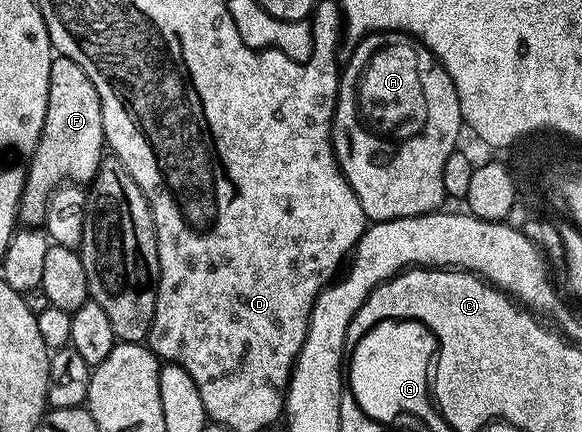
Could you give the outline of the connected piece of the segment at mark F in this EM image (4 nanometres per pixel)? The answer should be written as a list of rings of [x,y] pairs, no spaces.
[[[56,55],[50,65],[50,93],[46,121],[32,158],[28,160],[28,176],[20,198],[19,222],[24,225],[43,224],[48,198],[57,187],[71,181],[87,185],[106,158],[102,105],[94,81],[86,77],[82,65],[65,55]]]

